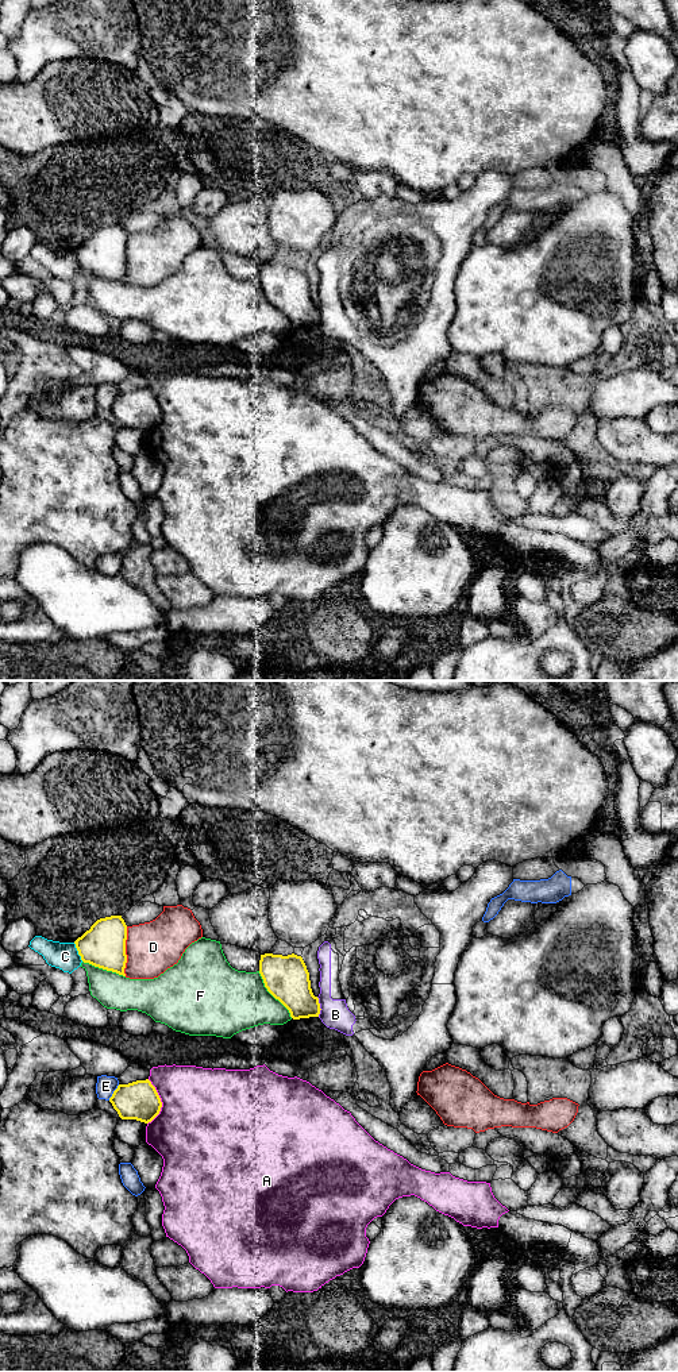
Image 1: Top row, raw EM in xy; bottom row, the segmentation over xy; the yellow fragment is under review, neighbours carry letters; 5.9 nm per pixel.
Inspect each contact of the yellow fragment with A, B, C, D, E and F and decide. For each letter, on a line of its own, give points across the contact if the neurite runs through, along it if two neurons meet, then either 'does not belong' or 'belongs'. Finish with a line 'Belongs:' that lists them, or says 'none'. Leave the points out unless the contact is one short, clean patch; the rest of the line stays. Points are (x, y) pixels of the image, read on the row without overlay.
A: does not belong
B: border xy (316, 305), (320, 313), (319, 324); does not belong
C: border xy (73, 251), (83, 269); does not belong
D: does not belong
E: border xy (119, 393), (108, 408); does not belong
F: does not belong
Belongs: none

